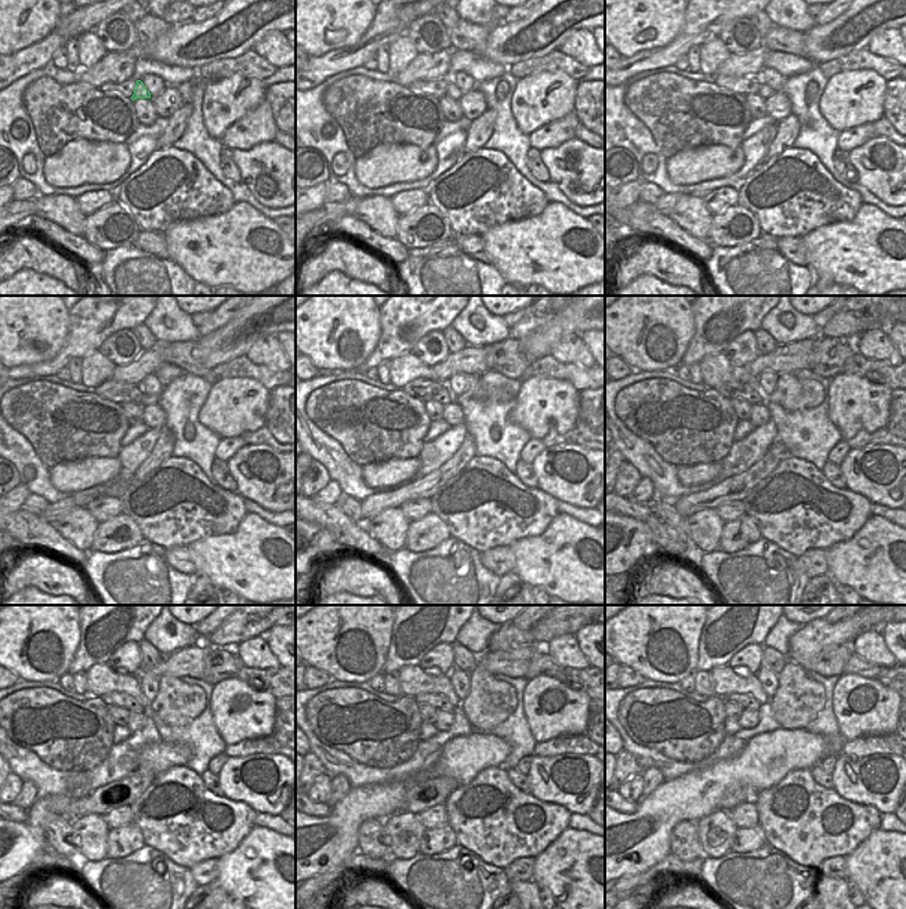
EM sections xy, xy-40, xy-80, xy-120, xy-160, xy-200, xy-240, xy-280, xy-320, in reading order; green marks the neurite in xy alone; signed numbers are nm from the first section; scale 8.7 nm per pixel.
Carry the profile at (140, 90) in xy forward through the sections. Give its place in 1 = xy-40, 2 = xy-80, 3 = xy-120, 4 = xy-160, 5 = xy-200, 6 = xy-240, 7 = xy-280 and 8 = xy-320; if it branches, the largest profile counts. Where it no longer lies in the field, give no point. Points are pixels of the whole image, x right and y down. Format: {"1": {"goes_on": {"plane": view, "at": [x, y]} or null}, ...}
{"1": {"goes_on": {"plane": "xy-40", "at": [453, 91]}}, "2": {"goes_on": {"plane": "xy-80", "at": [764, 91]}}, "3": {"goes_on": {"plane": "xy-120", "at": [147, 399]}}, "4": {"goes_on": {"plane": "xy-160", "at": [475, 390]}}, "5": {"goes_on": {"plane": "xy-200", "at": [793, 394]}}, "6": {"goes_on": {"plane": "xy-240", "at": [177, 703]}}, "7": {"goes_on": {"plane": "xy-280", "at": [489, 702]}}, "8": {"goes_on": {"plane": "xy-320", "at": [798, 699]}}}

